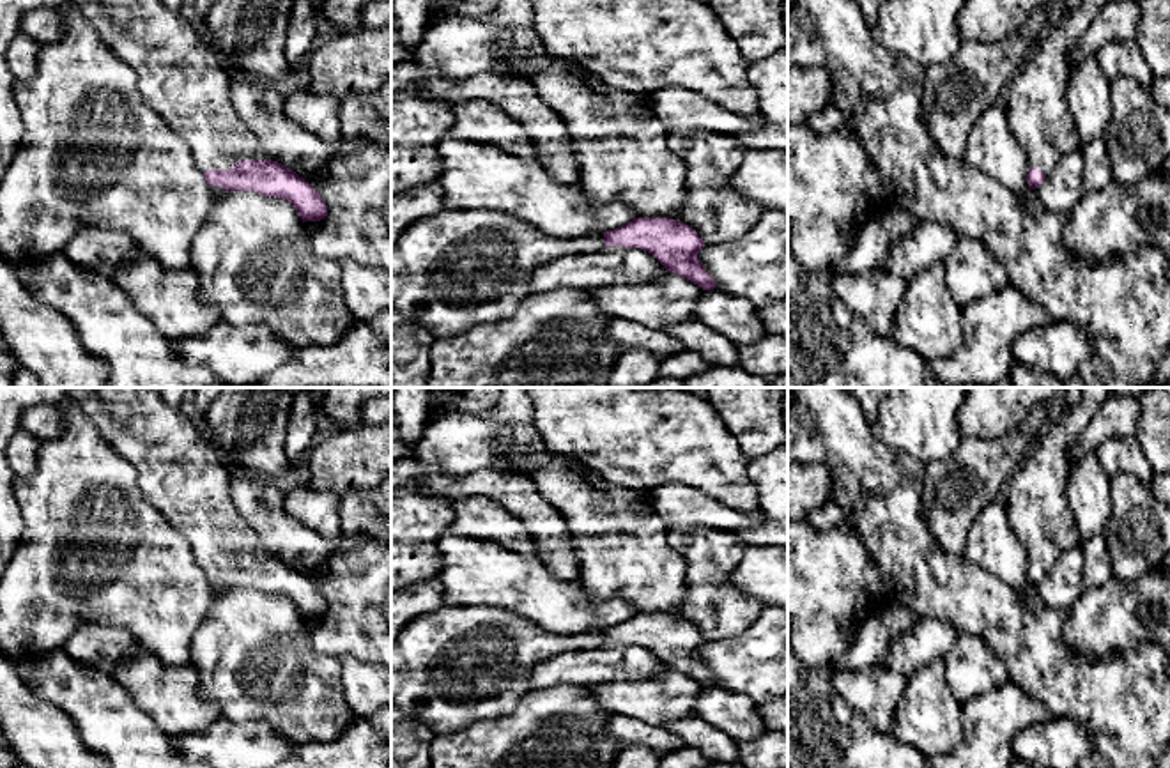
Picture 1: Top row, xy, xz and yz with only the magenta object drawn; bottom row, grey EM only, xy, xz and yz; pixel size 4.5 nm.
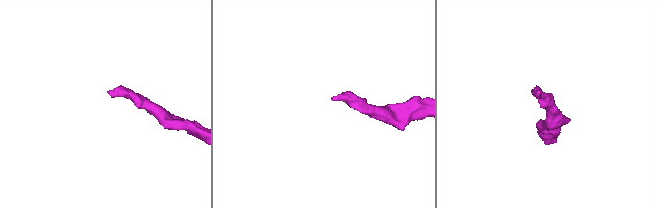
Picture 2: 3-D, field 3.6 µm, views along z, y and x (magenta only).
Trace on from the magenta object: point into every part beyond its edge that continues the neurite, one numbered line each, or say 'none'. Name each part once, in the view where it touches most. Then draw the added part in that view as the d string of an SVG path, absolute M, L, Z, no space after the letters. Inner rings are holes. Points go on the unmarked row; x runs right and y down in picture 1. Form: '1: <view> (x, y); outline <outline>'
1: xy (179, 469); outline M0 388L0 582L23 536L25 520L14 494L16 472L7 460L21 414L37 403L76 402L110 448L136 471L145 499L184 534L200 568L230 566L235 559L267 556L257 534L237 513L230 472L212 435L198 430L177 407L161 398L163 388Z

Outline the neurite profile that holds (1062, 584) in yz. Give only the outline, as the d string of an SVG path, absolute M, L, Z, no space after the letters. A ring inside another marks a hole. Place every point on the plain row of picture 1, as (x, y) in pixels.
M1081 545L1060 554L1037 586L1046 607L1069 611L1085 589Z

